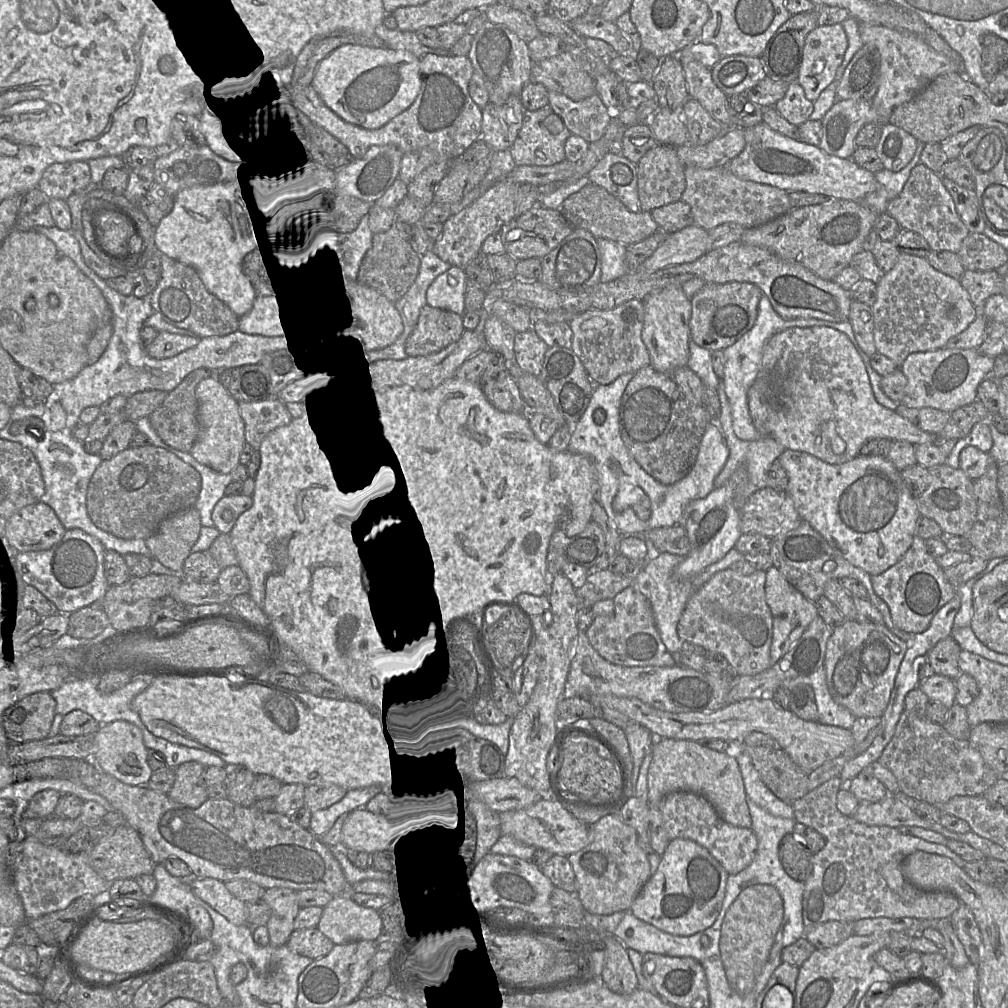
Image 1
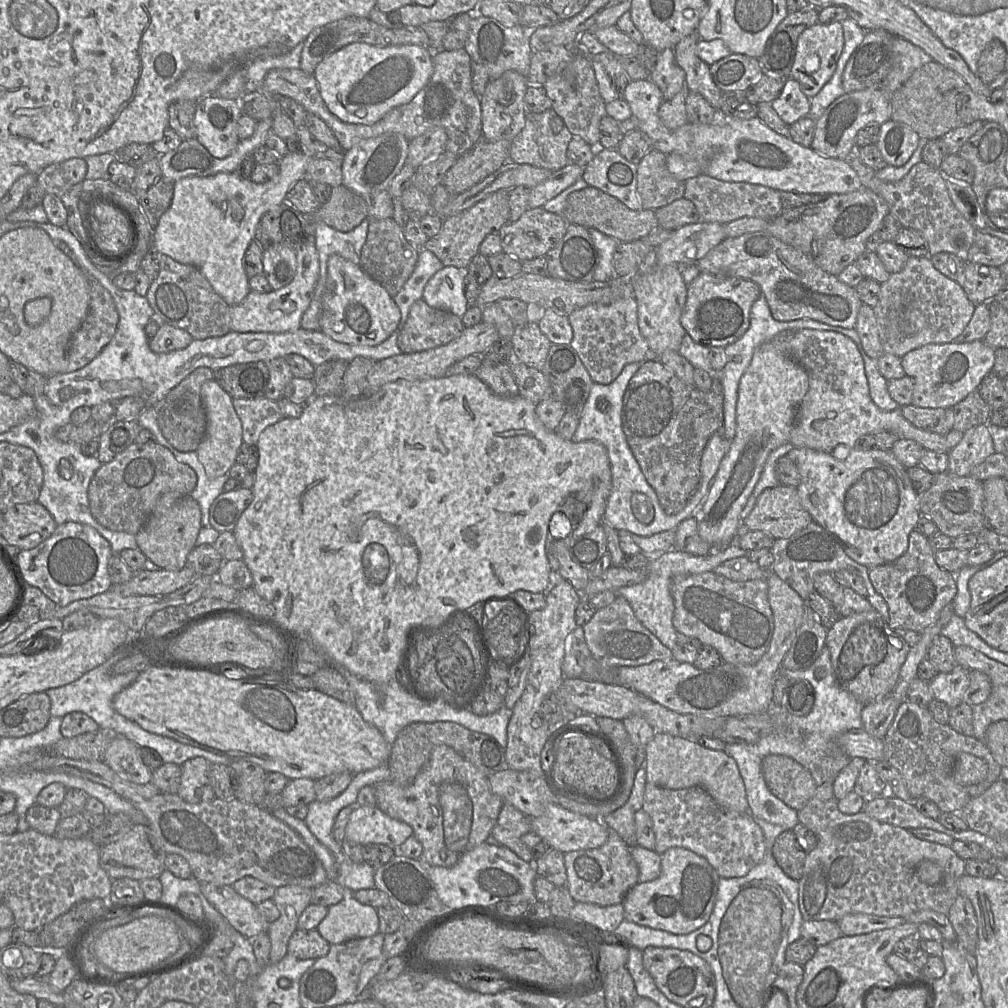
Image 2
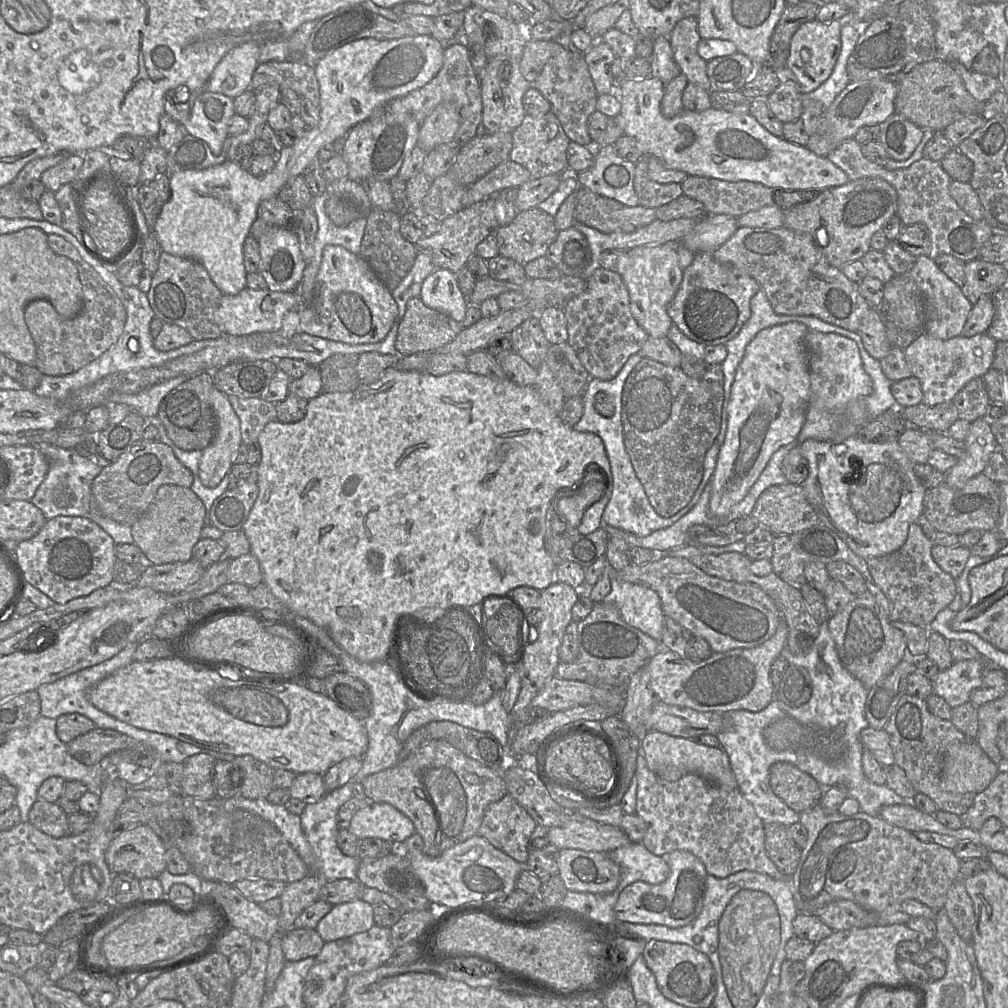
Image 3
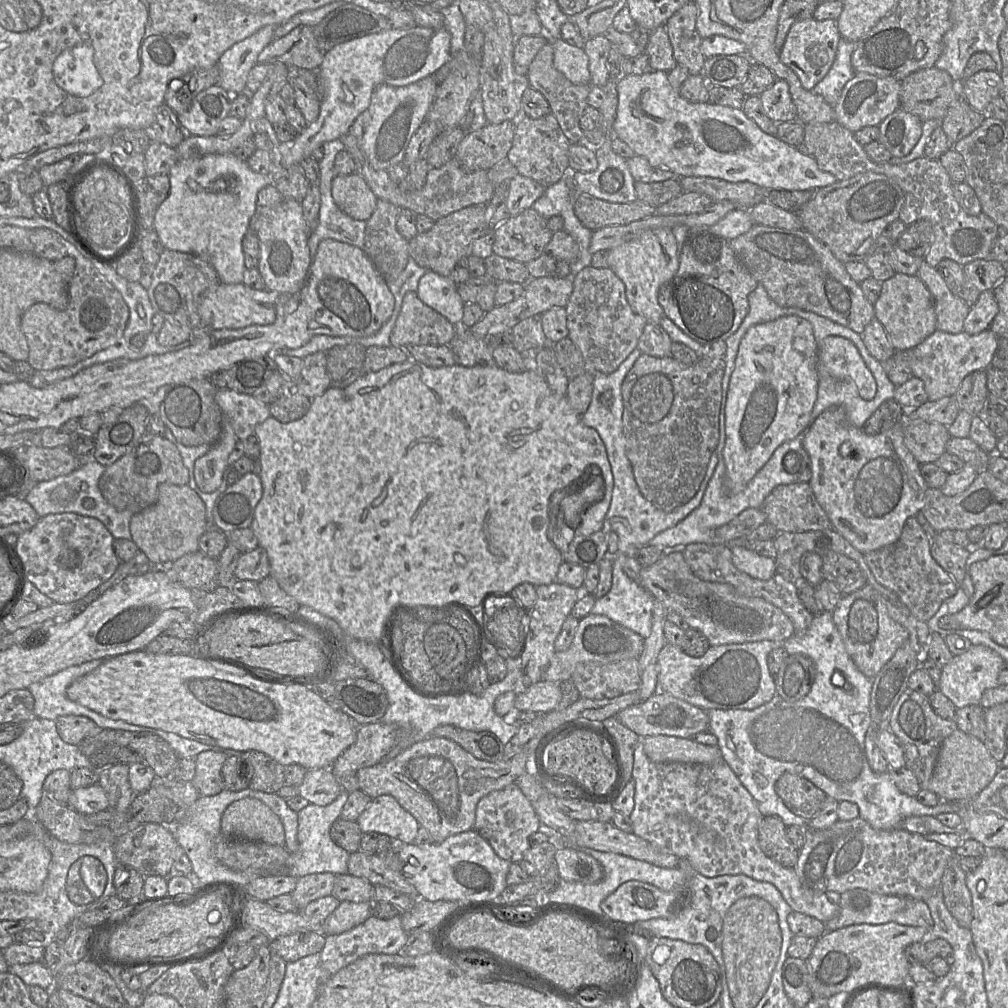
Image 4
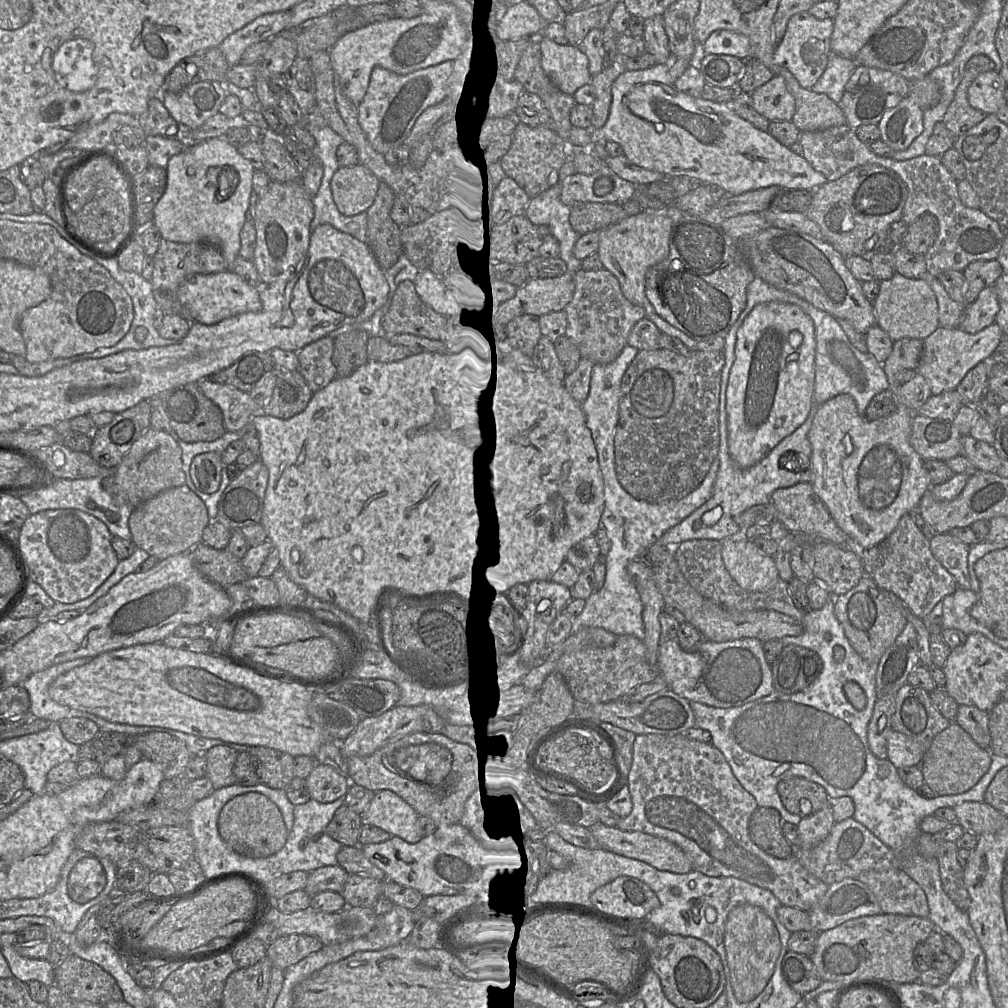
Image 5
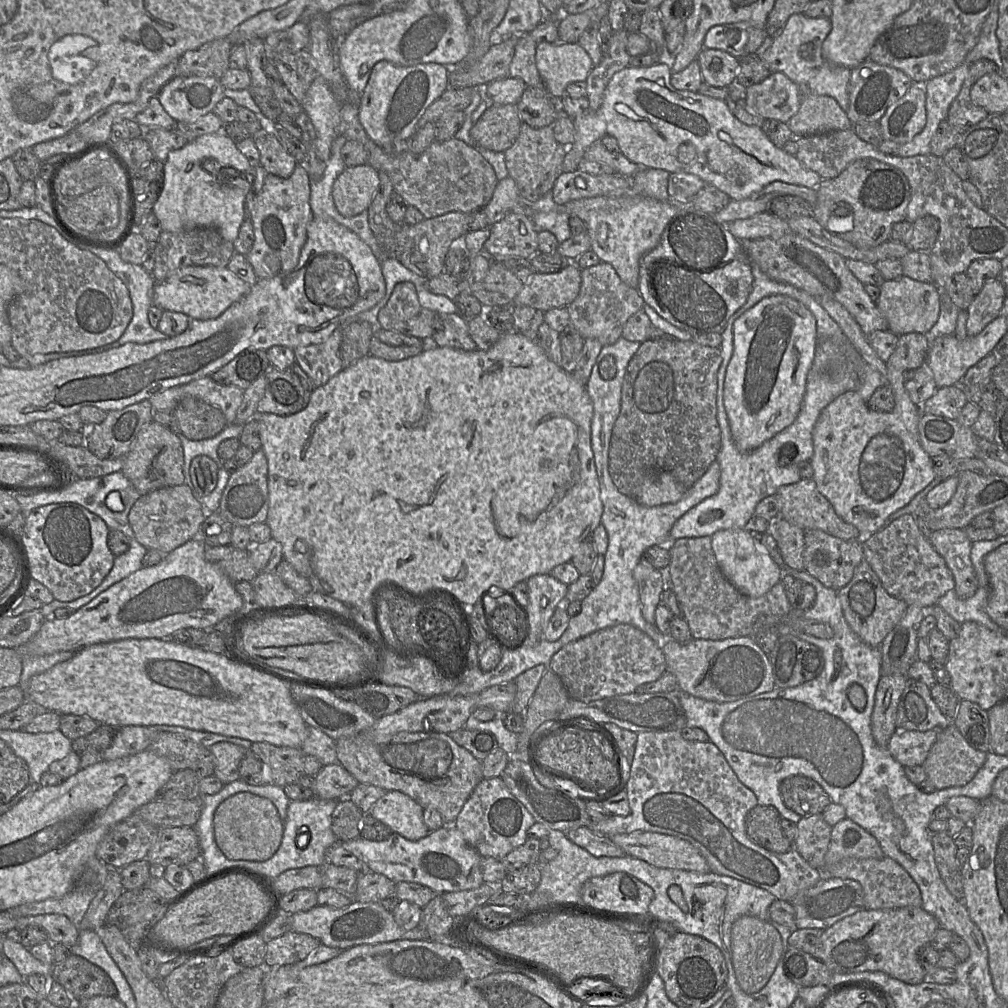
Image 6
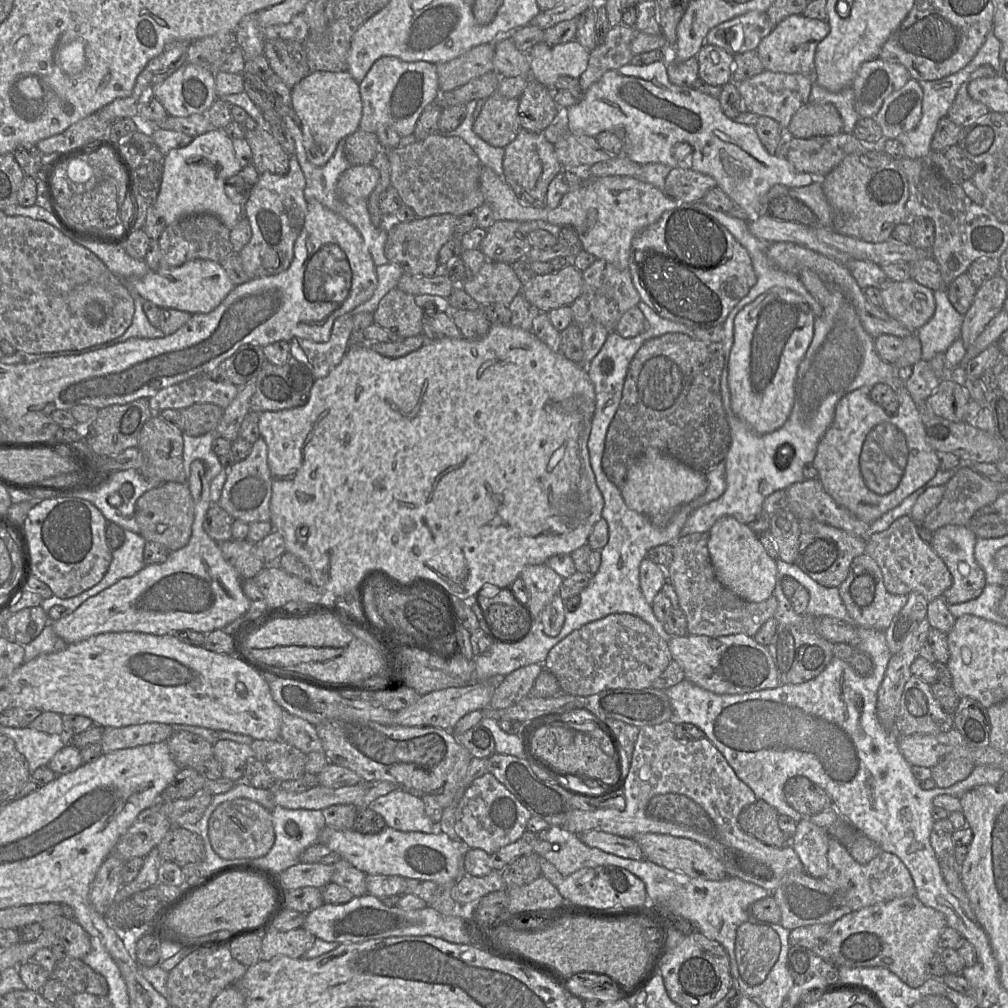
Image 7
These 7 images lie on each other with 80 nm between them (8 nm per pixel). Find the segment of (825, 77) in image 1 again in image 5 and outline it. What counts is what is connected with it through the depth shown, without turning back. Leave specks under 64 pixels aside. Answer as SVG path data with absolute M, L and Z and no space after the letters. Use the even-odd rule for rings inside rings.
M808 12L795 14L788 22L782 41L776 45L774 62L793 74L803 88L811 89L827 67L833 28L833 19L820 20Z

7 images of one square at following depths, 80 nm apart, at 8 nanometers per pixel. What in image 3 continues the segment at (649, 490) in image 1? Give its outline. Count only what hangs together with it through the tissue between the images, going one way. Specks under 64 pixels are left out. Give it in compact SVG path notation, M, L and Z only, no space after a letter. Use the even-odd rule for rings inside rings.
M640 353L630 356L619 373L609 381L590 378L587 391L583 396L584 412L581 419L574 426L574 429L579 432L590 432L599 436L604 444L604 448L610 462L613 476L613 491L611 498L604 509L602 523L605 527L618 528L623 531L633 533L639 537L646 537L659 529L664 529L673 525L697 504L708 481L713 475L721 446L719 446L716 439L715 443L706 452L703 463L704 471L702 481L688 505L671 517L663 517L659 515L650 504L643 485L635 474L629 455L626 451L623 438L621 420L623 387L629 374L641 359L642 357ZM600 392L607 394L608 410L610 410L610 402L613 403L613 415L610 417L605 417L596 411L595 396Z

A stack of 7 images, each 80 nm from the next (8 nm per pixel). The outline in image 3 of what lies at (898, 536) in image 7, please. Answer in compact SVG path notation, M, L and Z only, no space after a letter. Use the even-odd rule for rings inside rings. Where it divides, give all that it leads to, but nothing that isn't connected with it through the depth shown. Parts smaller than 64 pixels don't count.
M917 522L908 529L905 543L898 550L879 557L866 559L874 583L890 603L890 621L902 621L929 627L936 615L955 598L957 582L933 560L932 539L928 538Z

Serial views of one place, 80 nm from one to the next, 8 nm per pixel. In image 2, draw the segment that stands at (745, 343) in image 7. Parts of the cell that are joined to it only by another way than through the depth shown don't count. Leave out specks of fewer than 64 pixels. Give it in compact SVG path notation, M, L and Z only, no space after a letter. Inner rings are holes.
M782 332L772 340L762 344L754 352L750 365L740 379L736 405L735 436L729 442L728 450L720 462L705 503L694 517L699 536L714 550L736 544L734 539L737 539L742 531L740 512L759 480L769 454L776 448L789 443L798 407L808 391L809 379L806 371L785 351L785 343L793 333Z

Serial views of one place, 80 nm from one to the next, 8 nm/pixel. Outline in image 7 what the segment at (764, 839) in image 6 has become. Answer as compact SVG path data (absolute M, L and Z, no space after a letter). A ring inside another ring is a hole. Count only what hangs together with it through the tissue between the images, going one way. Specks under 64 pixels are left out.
M756 799L741 810L738 824L745 833L762 843L783 847L789 844L790 837L787 837L779 828L778 817L779 813L773 806L764 800Z

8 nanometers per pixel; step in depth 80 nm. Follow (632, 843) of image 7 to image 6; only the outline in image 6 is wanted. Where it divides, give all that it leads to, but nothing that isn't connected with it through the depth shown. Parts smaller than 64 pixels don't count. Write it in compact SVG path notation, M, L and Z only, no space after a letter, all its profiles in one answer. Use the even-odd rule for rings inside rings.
M579 827L564 833L574 844L584 848L595 857L626 856L626 853L609 836L594 831L590 827Z

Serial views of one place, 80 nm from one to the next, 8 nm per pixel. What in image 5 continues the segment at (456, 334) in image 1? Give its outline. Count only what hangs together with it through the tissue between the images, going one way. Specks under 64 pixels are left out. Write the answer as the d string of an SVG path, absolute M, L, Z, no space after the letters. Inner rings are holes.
M412 281L401 282L390 309L381 319L387 340L396 334L412 334L443 342L447 319L420 299Z

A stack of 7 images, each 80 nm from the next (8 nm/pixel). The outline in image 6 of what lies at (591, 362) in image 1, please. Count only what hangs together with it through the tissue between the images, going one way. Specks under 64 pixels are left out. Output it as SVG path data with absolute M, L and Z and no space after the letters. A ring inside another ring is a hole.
M604 262L581 270L581 287L576 299L567 307L570 326L584 339L596 339L602 346L612 345L622 337L630 316L643 310L645 302L636 288L626 285L614 268Z

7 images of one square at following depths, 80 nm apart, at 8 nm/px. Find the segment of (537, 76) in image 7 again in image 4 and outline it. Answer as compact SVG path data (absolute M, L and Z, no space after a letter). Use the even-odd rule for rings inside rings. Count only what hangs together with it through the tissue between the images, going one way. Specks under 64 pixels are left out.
M561 39L549 41L553 46L553 64L575 85L591 84L589 59L582 48L571 46Z

